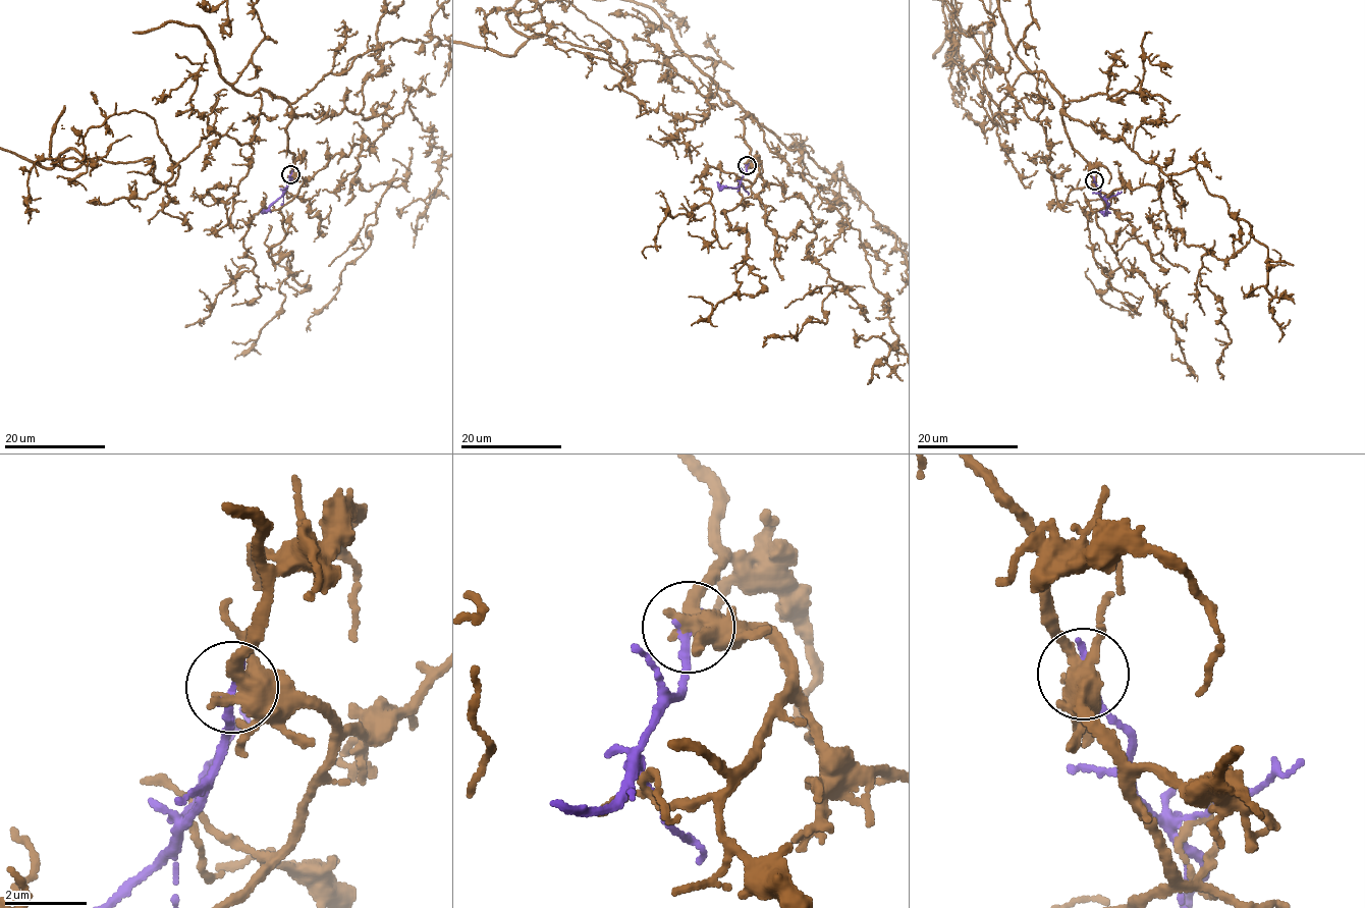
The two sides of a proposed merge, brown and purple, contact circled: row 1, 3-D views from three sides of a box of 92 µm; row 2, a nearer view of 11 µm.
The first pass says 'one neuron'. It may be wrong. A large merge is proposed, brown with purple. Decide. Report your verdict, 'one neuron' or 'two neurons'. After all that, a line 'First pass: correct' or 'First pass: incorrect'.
two neurons
First pass: incorrect

